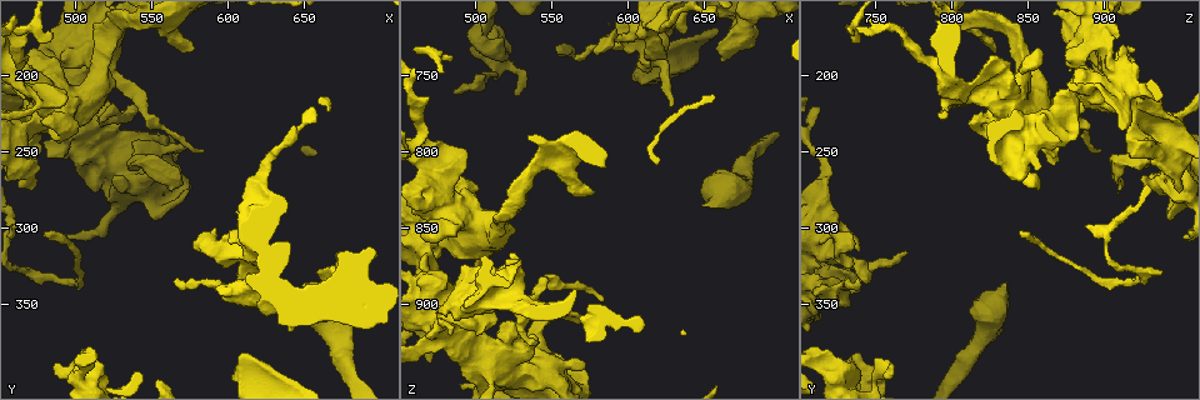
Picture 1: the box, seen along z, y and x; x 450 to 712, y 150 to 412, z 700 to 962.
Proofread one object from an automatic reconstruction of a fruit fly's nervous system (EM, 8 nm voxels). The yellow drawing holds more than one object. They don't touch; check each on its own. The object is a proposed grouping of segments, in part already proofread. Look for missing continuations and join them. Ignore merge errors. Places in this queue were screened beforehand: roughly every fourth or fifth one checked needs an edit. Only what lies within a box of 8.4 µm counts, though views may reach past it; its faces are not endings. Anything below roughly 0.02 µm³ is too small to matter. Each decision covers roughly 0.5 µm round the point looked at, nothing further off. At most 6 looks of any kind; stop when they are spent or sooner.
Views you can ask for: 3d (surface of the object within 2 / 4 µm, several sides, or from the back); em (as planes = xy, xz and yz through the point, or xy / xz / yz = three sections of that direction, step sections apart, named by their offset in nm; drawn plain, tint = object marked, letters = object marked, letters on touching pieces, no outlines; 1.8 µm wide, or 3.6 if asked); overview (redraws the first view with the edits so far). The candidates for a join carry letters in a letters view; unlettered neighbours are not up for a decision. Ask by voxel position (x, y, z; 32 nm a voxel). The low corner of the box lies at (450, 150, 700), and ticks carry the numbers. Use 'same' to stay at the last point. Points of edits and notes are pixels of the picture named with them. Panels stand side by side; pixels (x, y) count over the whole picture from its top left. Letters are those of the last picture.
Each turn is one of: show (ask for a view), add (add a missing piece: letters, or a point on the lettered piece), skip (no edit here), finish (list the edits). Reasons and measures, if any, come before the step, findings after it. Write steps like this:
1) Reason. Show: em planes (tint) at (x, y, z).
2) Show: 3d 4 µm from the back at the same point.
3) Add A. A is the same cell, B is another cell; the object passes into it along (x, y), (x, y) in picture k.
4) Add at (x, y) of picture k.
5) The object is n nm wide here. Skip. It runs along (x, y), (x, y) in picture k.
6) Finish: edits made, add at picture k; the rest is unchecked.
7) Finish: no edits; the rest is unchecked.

An open end. Show: 3d 4 µm at (652, 338, 838).

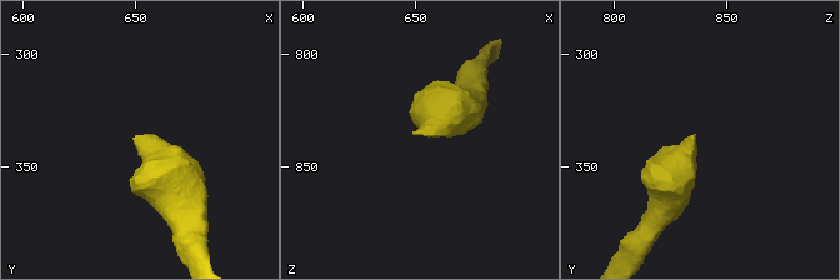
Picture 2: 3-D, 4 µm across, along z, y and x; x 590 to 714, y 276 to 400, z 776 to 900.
Show: em 3.6 µm yz step 4 (letters) at (651, 337, 835).

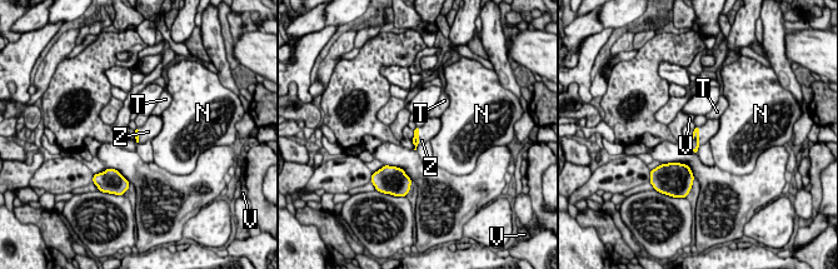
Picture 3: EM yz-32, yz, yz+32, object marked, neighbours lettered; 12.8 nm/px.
Add Z. Z is the same cell, N, T and V are other cells; the object passes into it along (415, 140), (418, 137), (432, 126) in picture 3; it goes on there.

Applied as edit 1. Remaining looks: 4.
See it whole again. Show: overview.

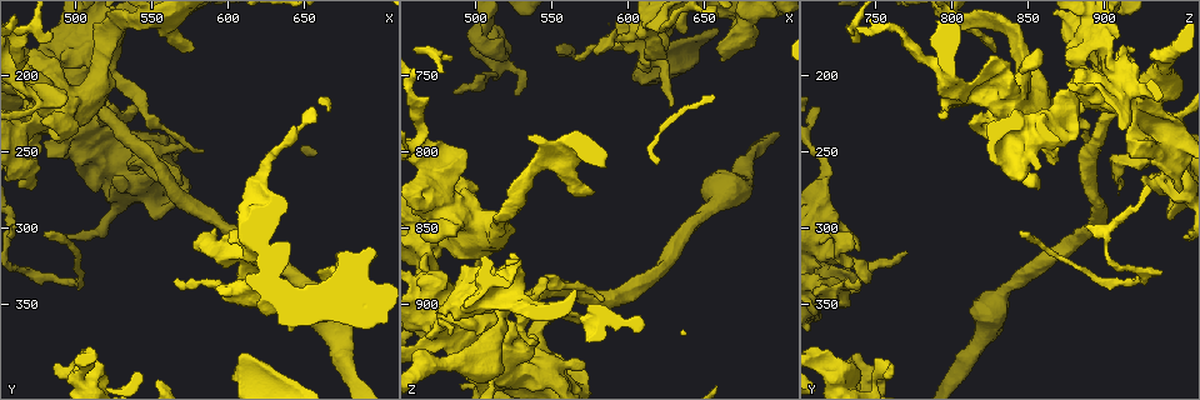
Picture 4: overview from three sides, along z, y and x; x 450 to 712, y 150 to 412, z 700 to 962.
Show: em planes (letters) at (662, 338, 742).

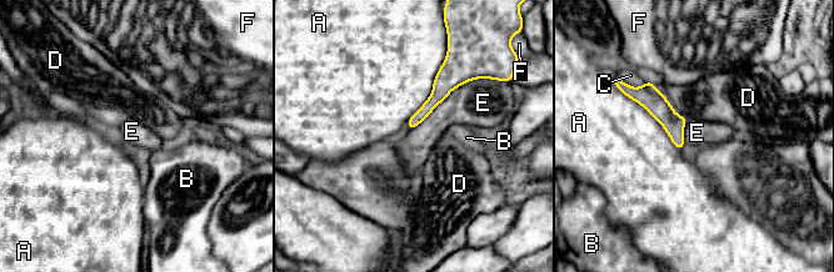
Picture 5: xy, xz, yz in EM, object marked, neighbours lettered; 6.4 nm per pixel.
Skip. A, B, C, D, E and F are other cells; none of them fits.

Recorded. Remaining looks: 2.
Branch stops here. Show: em planes (plain) at (506, 386, 724).

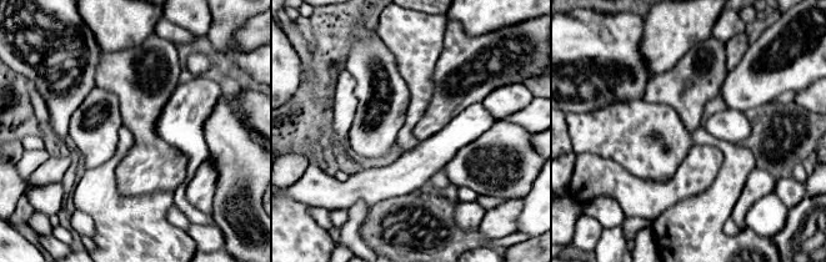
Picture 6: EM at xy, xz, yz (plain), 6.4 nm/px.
Show: em planes (letters) at the same point.

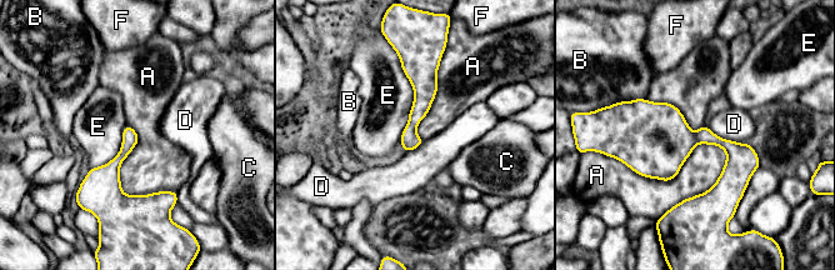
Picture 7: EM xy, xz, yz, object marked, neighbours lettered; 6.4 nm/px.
Skip. A, B, C, D, E and F are other cells; none of them fits.

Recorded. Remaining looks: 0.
Finish: edits made, add at picture 3; the rest is unchecked.

